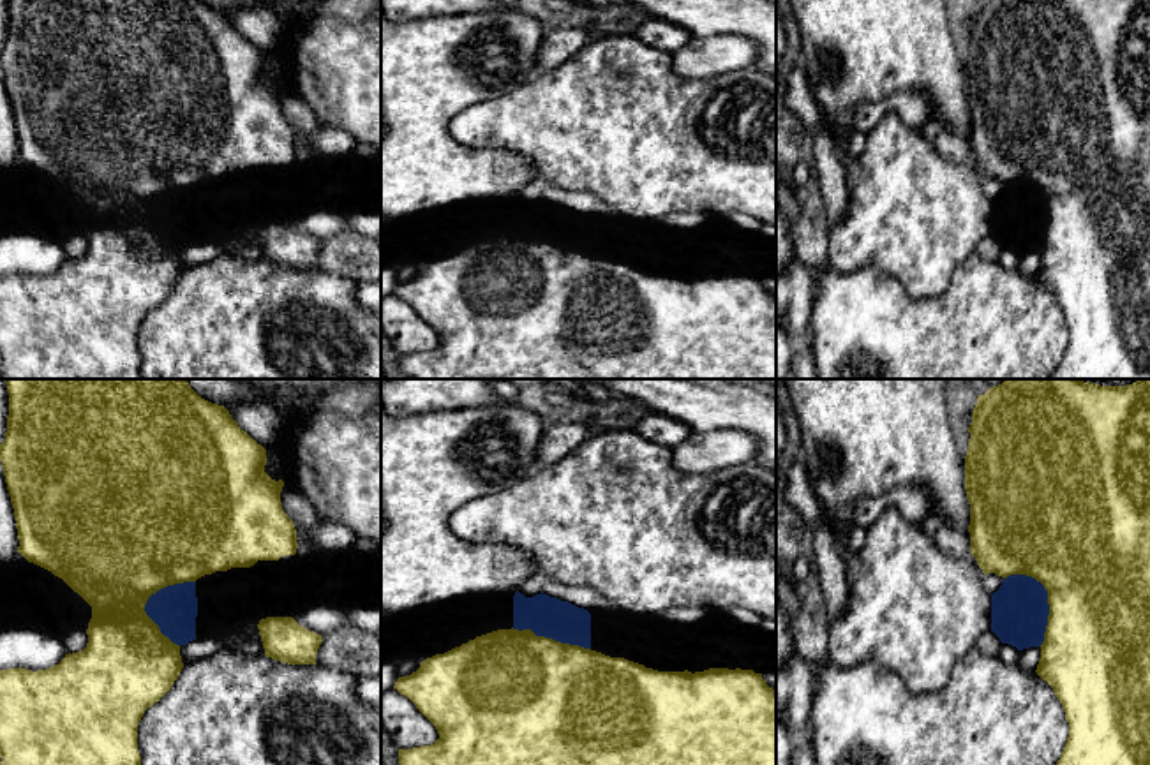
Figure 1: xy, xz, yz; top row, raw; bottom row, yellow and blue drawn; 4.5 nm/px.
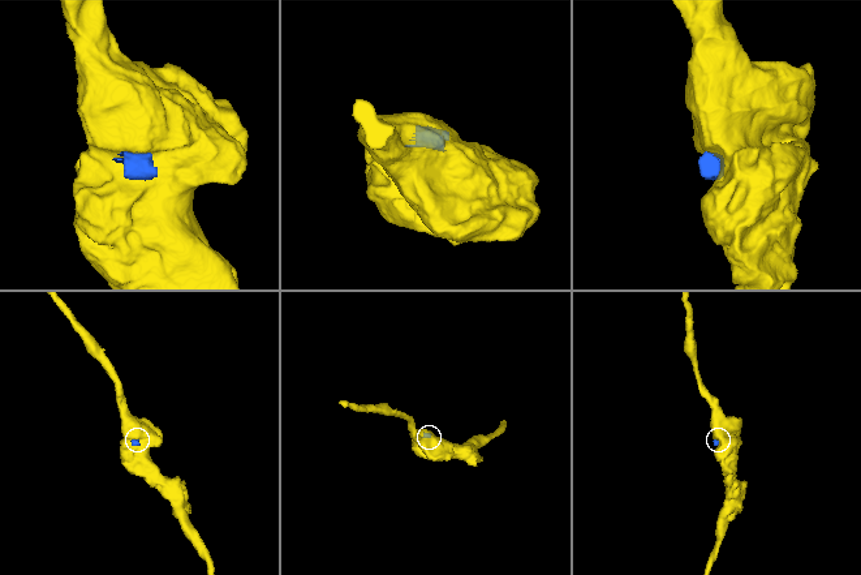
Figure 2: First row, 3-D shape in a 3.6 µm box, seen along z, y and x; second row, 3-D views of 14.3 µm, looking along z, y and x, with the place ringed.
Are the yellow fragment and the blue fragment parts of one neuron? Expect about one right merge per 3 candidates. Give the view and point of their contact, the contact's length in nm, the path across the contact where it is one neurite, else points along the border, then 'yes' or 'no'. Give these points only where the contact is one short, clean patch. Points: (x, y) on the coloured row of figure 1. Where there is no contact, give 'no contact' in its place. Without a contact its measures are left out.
contact xy (147, 600); length 320 nm; no

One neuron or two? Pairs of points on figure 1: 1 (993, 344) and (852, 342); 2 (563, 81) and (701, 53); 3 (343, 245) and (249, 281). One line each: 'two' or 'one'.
1: one
2: two
3: two

